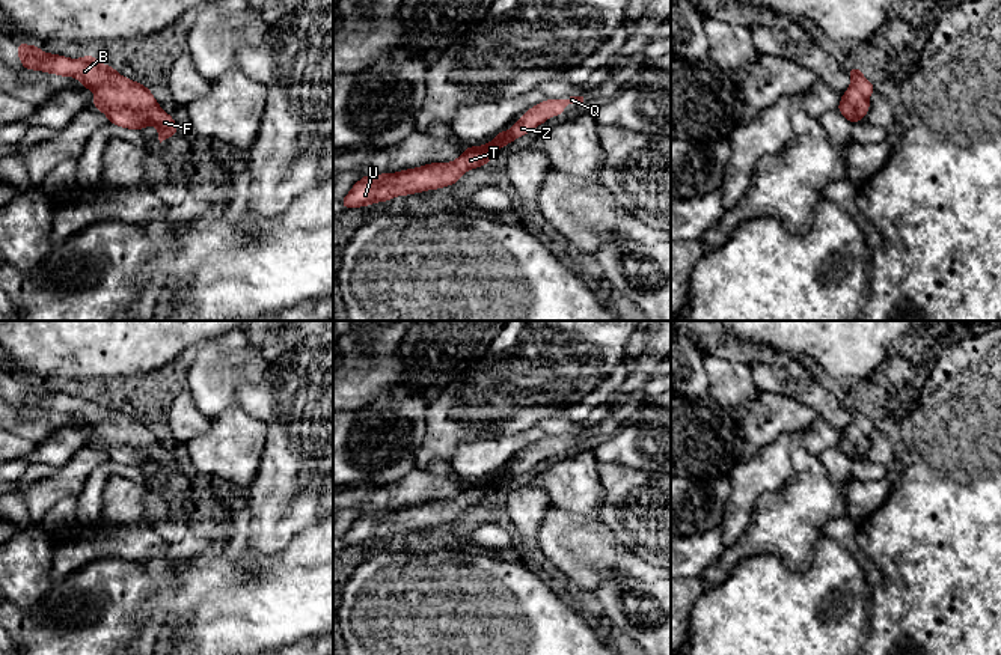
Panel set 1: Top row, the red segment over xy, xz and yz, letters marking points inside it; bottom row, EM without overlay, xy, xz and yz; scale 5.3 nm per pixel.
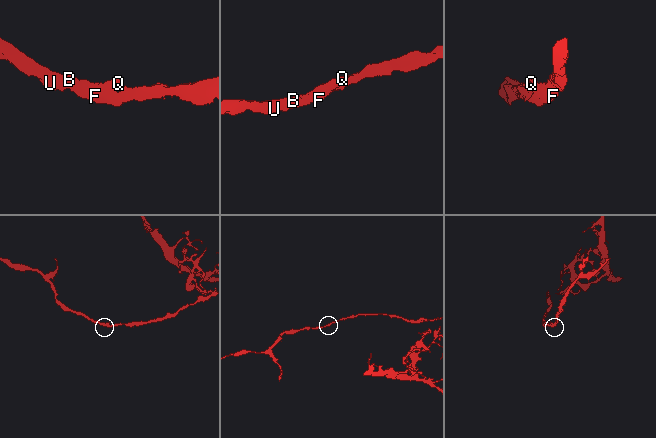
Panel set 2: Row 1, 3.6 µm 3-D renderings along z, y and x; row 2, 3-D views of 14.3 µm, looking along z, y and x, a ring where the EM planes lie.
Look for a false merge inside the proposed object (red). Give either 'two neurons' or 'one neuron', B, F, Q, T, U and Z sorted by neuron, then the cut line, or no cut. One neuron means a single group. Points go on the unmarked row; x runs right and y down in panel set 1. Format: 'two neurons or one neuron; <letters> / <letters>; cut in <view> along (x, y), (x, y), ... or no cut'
one neuron; B F Q T U Z; no cut

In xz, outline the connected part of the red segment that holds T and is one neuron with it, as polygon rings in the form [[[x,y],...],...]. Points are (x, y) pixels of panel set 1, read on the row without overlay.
[[[583,434],[544,437],[523,450],[511,467],[502,467],[487,482],[469,483],[452,500],[430,500],[396,510],[365,512],[341,538],[341,544],[362,545],[377,539],[387,539],[396,533],[437,527],[460,519],[461,512],[467,507],[488,501],[499,485],[505,485],[516,476],[531,470],[535,464],[547,459],[550,453],[561,453],[565,443],[576,440],[583,440]]]

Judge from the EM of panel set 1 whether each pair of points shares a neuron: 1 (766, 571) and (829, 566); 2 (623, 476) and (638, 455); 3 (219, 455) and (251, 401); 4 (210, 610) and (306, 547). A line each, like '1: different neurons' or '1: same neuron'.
1: same neuron
2: different neurons
3: different neurons
4: same neuron

